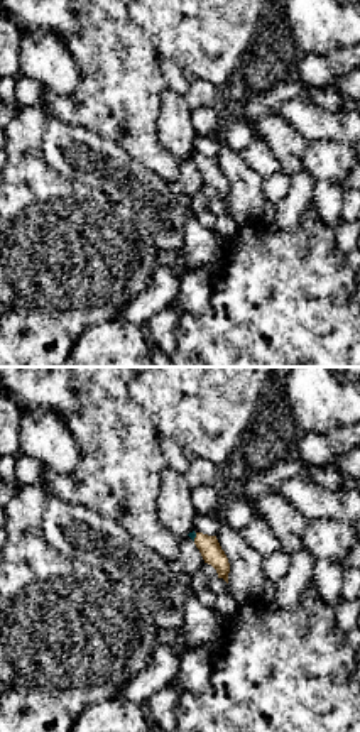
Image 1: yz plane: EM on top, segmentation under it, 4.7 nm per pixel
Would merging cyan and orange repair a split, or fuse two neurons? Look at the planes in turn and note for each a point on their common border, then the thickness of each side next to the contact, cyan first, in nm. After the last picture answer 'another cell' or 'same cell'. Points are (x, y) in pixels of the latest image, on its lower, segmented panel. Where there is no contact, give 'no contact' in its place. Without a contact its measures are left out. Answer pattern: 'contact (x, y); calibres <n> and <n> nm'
contact (195, 536); calibres 30 and 100 nm

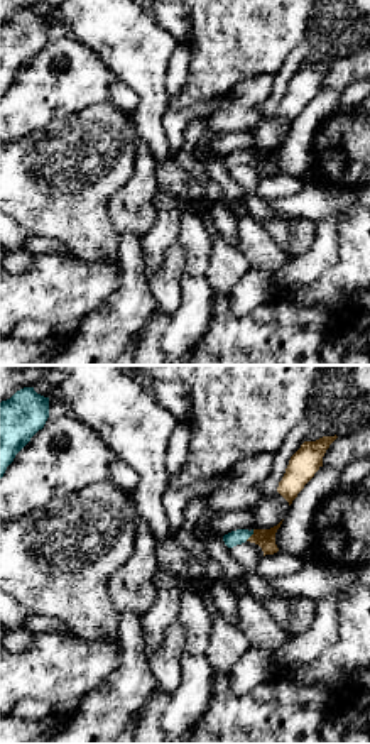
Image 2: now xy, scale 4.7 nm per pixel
contact (250, 535); calibres 70 and 100 nm

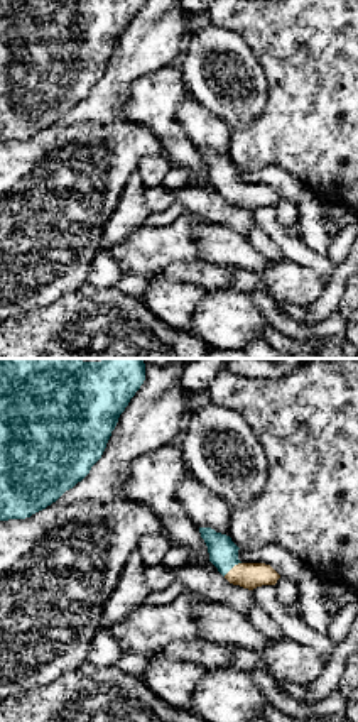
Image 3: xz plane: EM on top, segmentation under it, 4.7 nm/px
contact (232, 567); calibres 140 and 130 nm

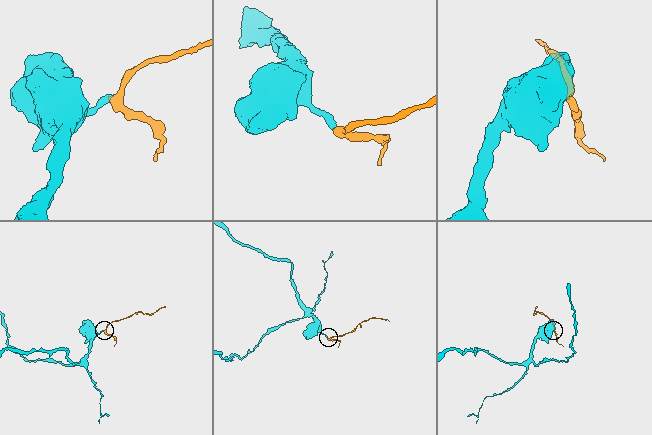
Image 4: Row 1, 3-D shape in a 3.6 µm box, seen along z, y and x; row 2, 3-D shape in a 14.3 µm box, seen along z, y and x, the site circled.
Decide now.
same cell

